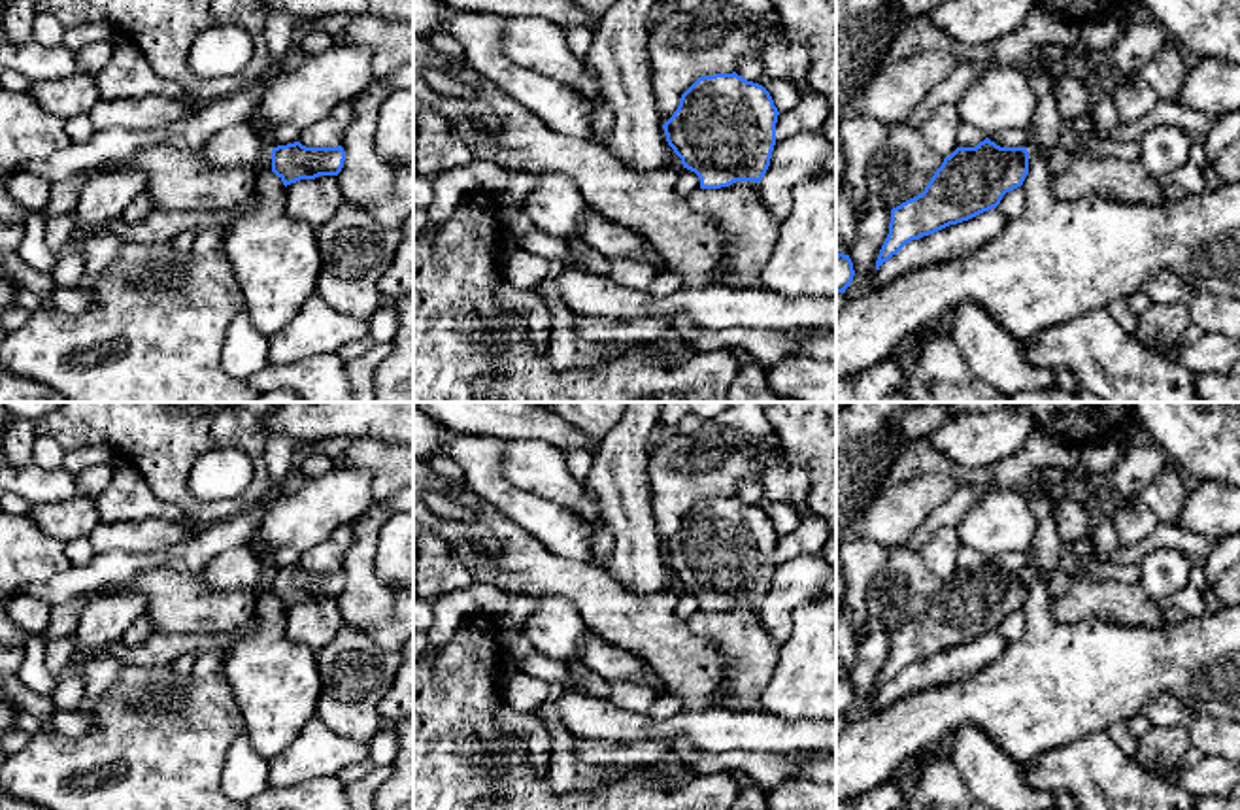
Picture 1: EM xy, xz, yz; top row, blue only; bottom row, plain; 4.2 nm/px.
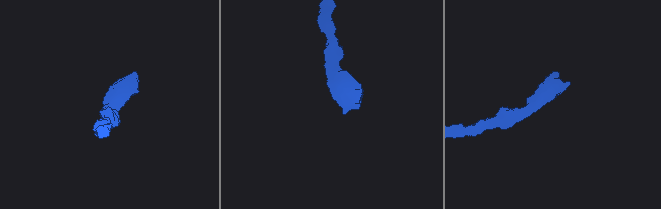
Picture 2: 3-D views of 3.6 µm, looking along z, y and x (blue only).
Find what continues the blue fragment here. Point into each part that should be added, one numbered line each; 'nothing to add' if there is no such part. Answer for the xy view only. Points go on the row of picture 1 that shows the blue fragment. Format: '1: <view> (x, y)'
1: xy (327, 133)

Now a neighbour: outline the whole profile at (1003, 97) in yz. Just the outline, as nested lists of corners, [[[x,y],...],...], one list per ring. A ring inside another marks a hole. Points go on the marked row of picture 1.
[[[1012,64],[989,68],[964,89],[955,108],[963,123],[989,138],[1008,128],[1031,128],[1038,102],[1031,74]]]

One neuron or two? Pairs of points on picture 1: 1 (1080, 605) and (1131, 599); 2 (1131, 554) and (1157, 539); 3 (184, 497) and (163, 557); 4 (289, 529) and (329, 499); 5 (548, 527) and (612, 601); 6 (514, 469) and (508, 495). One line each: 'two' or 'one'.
1: one
2: one
3: two
4: one
5: two
6: two

